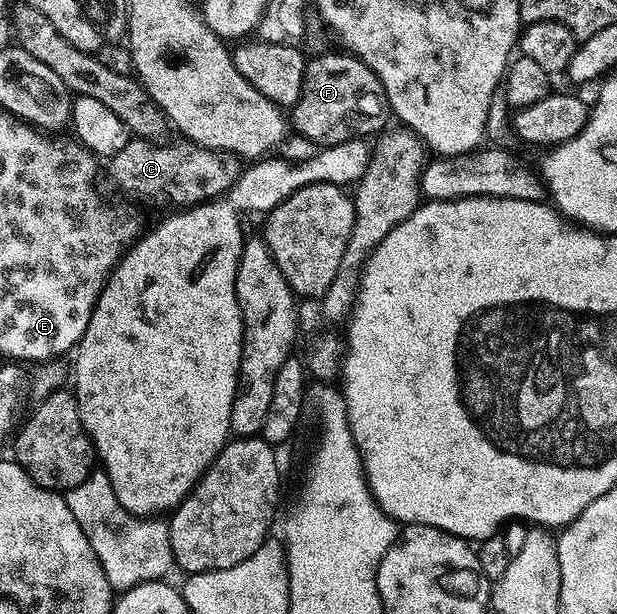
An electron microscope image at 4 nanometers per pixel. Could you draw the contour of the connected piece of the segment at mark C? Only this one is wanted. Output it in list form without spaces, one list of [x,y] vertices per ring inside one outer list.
[[[133,138],[128,142],[125,147],[118,152],[117,155],[110,157],[109,164],[111,164],[111,176],[124,188],[127,192],[136,192],[139,196],[144,196],[147,200],[156,200],[157,203],[163,204],[168,200],[171,204],[176,204],[174,207],[179,210],[186,210],[196,204],[205,204],[208,200],[213,200],[222,197],[224,194],[230,192],[231,187],[239,181],[239,177],[243,175],[245,171],[245,164],[239,156],[234,152],[223,152],[213,148],[206,148],[201,144],[195,144],[194,141],[188,140],[186,138],[175,138],[172,144],[159,144],[163,142],[156,142],[151,138]]]

